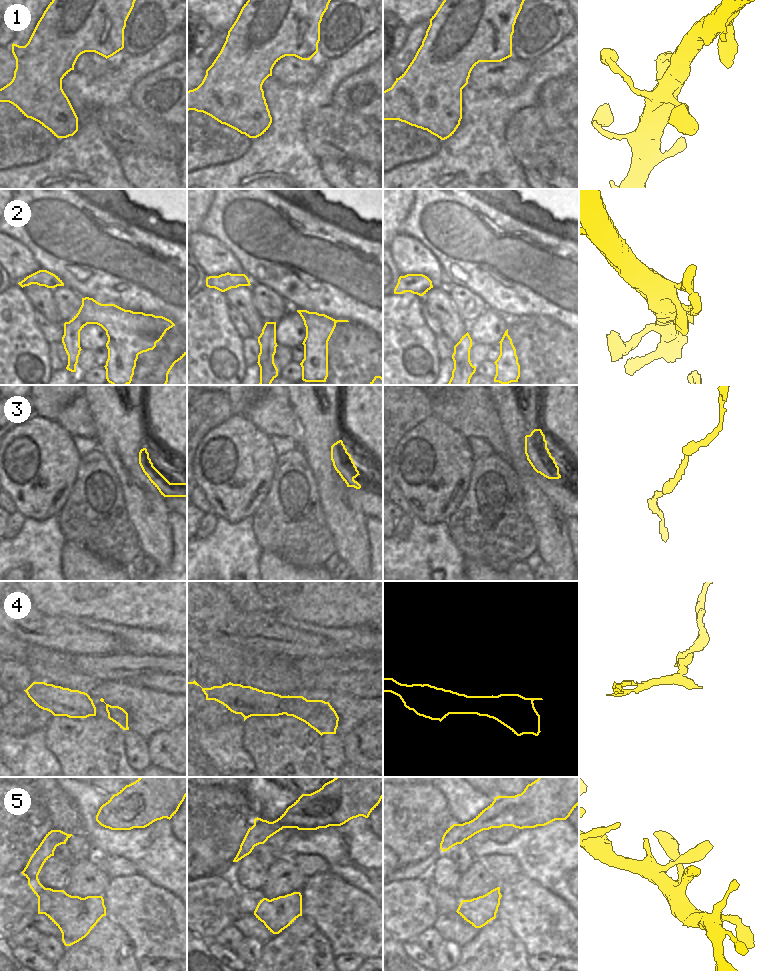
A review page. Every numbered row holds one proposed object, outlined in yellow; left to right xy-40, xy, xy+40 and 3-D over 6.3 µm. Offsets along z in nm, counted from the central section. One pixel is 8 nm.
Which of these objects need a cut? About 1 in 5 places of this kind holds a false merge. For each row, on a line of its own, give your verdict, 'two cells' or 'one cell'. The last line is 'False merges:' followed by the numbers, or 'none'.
1: one cell
2: one cell
3: one cell
4: two cells
5: one cell
False merges: 4

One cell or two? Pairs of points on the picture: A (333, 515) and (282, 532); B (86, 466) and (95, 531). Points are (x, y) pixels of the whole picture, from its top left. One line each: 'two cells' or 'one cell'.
A: two cells
B: one cell

